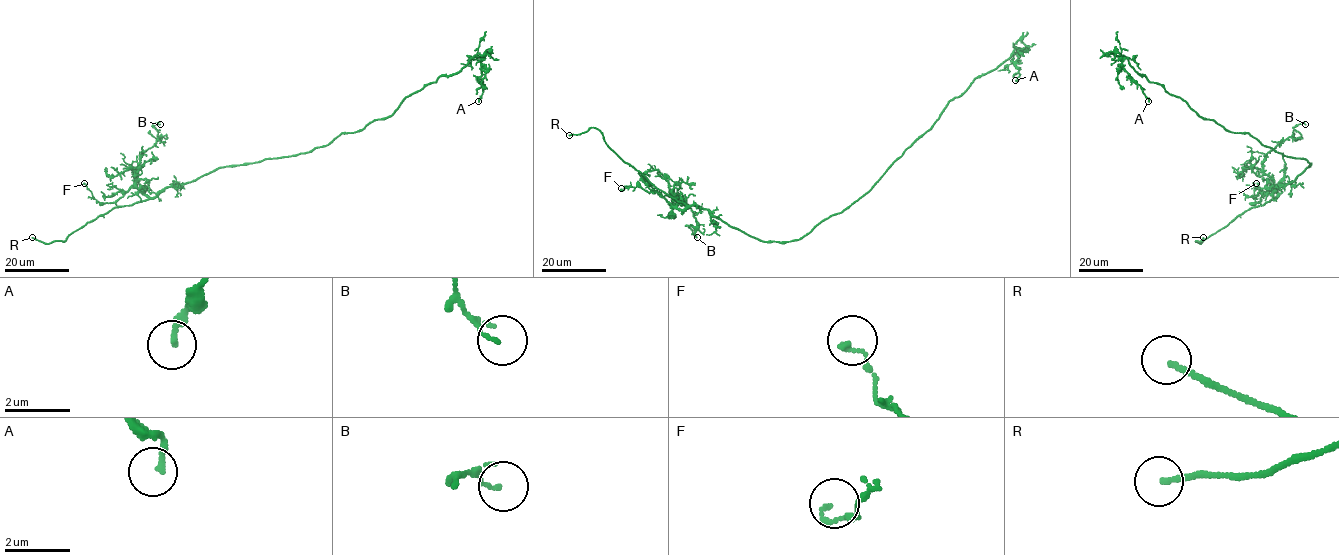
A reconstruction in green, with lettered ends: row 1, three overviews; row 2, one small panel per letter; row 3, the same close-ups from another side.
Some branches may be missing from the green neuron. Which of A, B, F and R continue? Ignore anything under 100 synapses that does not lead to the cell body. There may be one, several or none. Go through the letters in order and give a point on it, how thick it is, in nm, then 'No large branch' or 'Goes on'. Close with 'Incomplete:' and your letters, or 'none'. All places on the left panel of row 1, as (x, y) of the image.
A: Place: (478, 101). Thickness 160 nm. No large branch
B: Place: (160, 124). Thickness 80 nm. No large branch
F: Place: (84, 183). Thickness 140 nm. No large branch
R: Place: (32, 237). Thickness 160 nm. Goes on
Incomplete: R

